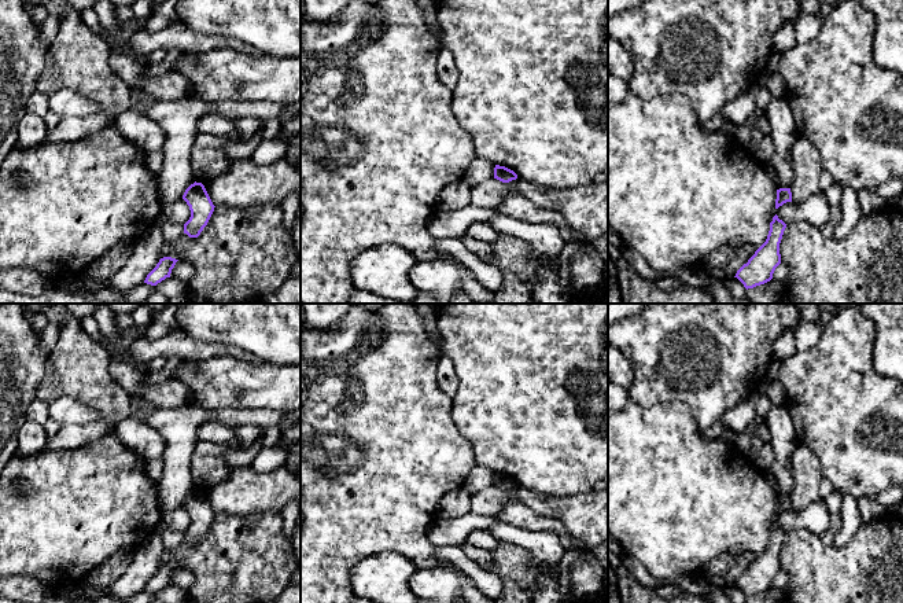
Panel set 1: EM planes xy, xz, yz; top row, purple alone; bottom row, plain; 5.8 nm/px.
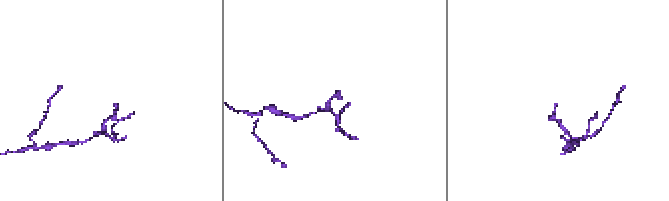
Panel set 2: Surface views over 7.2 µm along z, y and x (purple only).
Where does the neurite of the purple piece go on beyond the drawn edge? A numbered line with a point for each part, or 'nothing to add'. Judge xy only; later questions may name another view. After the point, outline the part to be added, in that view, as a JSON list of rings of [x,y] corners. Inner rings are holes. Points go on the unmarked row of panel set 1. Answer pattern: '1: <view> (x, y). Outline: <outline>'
nothing to add

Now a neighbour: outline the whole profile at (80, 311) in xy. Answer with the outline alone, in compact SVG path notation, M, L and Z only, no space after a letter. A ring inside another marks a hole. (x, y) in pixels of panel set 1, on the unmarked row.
M64 304L64 306L73 317L81 320L93 316L99 304Z

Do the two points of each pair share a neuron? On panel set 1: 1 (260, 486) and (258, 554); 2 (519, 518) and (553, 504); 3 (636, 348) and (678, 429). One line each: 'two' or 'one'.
1: two
2: two
3: two

